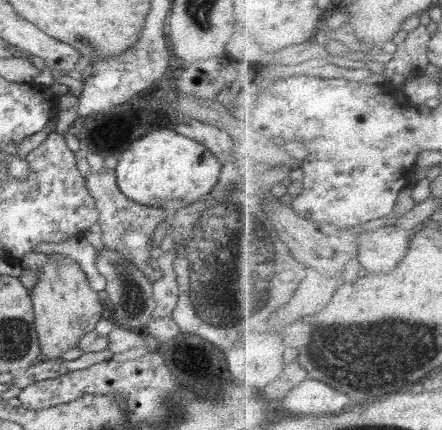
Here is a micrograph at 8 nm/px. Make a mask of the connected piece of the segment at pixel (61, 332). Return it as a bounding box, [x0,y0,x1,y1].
[31,253,102,360]

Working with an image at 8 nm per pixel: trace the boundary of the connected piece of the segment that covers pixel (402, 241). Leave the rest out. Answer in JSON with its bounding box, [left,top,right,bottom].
[358,224,415,274]

